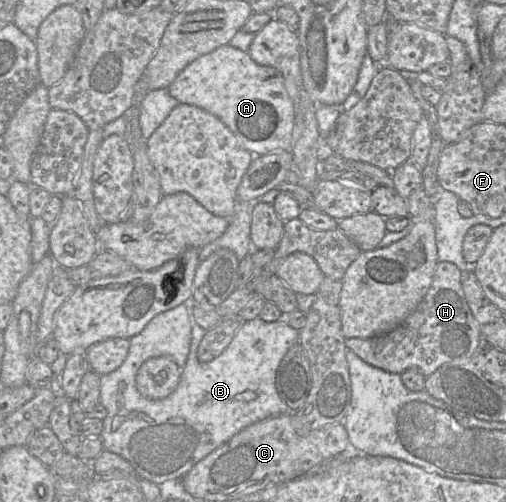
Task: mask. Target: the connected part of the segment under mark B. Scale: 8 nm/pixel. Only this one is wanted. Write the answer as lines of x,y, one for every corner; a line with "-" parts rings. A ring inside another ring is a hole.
182,303
153,317
139,334
129,339
129,352
123,364
115,371
99,378
99,400
107,411
100,435
104,450
120,455
132,465
138,476
155,484
171,479
182,479
195,464
245,427
271,417
293,413
280,398
275,378
279,364
287,351
292,345
299,343
298,330
290,327
284,320
266,322
258,316
253,320
242,322
222,354
208,363
200,363
197,349
206,332
207,330
198,324
192,323
190,304
-
154,357
169,357
181,369
176,390
159,400
143,397
136,387
136,374
139,368
146,360

